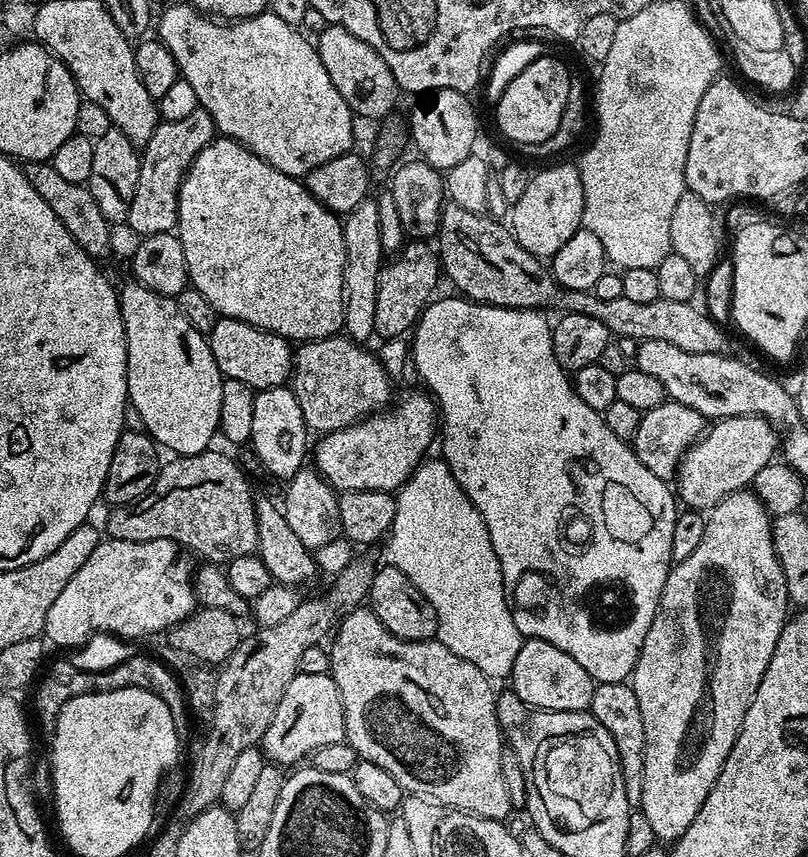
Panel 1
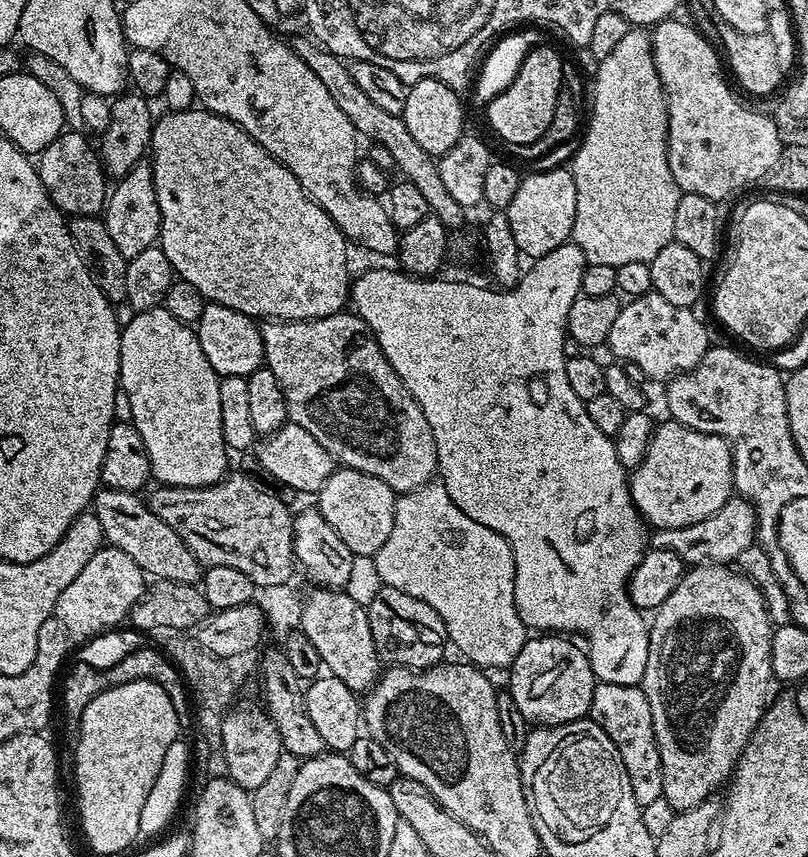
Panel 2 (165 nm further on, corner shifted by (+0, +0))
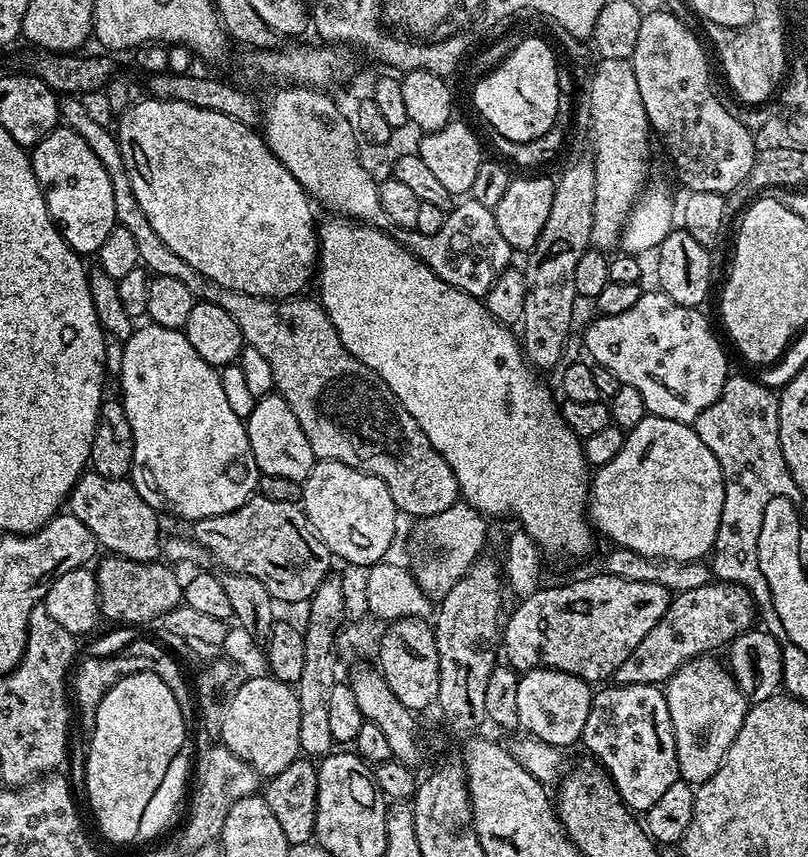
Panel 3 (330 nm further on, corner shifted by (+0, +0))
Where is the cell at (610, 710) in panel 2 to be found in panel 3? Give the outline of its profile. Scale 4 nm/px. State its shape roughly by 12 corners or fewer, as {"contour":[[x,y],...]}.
{"contour":[[663,687],[595,693],[582,744],[643,814],[680,779]]}

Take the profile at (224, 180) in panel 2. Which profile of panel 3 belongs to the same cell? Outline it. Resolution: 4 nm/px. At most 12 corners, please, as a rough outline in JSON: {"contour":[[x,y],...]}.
{"contour":[[137,99],[114,135],[198,274],[296,298],[318,220],[255,127]]}

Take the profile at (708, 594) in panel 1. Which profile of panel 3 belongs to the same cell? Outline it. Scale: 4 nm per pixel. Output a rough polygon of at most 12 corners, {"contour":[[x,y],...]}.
{"contour":[[705,654],[663,685],[680,779],[705,784],[750,707]]}

